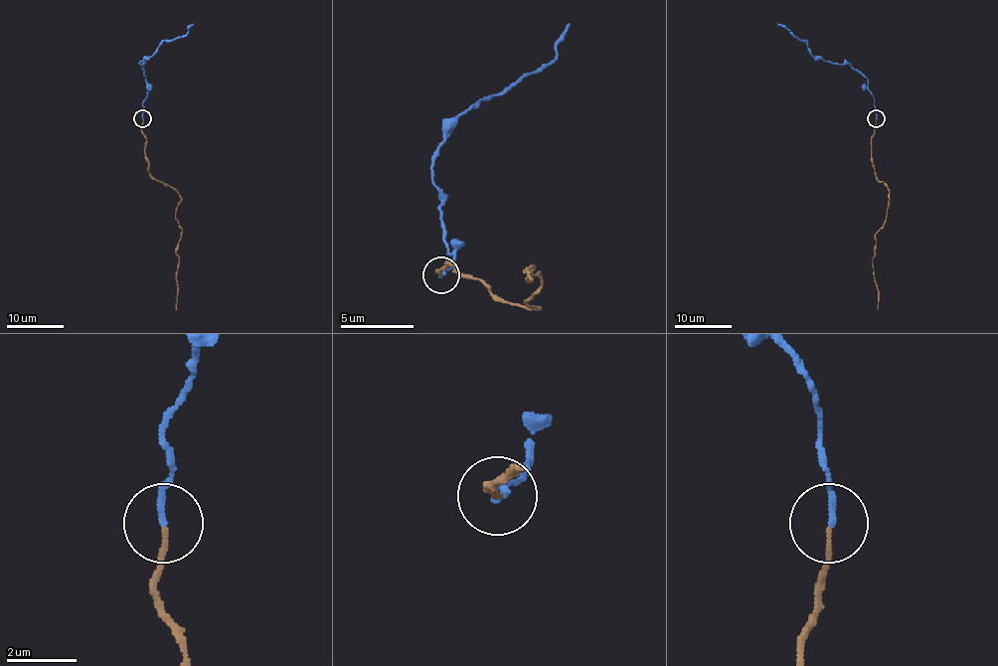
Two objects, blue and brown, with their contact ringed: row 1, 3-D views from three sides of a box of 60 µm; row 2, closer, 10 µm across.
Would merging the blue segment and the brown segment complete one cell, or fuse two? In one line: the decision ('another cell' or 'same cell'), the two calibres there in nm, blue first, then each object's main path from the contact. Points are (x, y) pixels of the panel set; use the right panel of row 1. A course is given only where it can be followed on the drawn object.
another cell; 200 nm thick on the blue side, 130 nm on the other; blue runs (876, 119), (875, 100), (868, 87), (868, 79), (848, 63), (816, 59), (804, 40), (777, 23); brown runs (876, 119), (872, 159), (875, 173), (888, 188), (889, 198), (886, 221), (876, 234), (872, 257), (878, 309)

